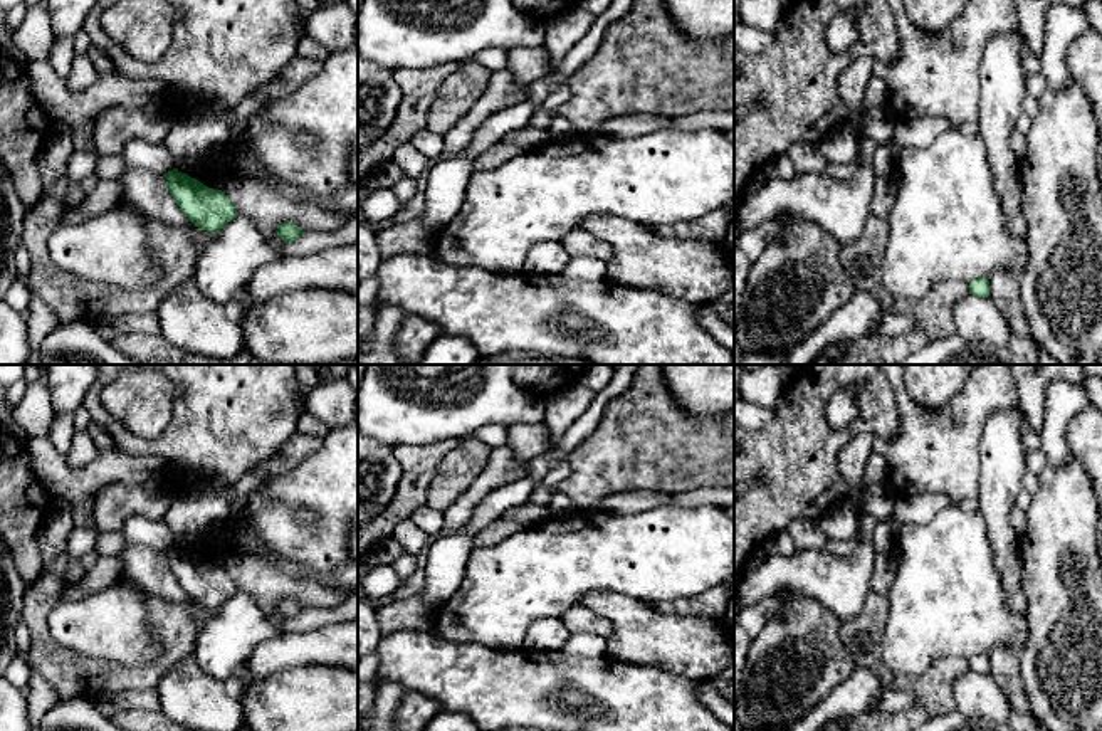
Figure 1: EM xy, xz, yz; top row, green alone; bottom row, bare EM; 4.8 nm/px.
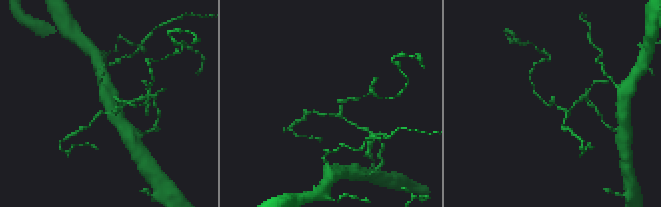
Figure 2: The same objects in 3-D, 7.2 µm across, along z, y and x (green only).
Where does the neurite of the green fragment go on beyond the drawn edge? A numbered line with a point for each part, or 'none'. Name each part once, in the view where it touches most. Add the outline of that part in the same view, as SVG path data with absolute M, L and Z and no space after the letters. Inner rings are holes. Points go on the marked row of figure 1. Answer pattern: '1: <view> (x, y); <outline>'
none

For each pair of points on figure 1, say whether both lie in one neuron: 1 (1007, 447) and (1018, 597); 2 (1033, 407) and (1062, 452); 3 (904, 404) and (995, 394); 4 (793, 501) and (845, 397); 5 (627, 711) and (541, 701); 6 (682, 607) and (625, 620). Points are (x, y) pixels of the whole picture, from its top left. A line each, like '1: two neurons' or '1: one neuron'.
1: one neuron
2: two neurons
3: one neuron
4: two neurons
5: one neuron
6: two neurons

